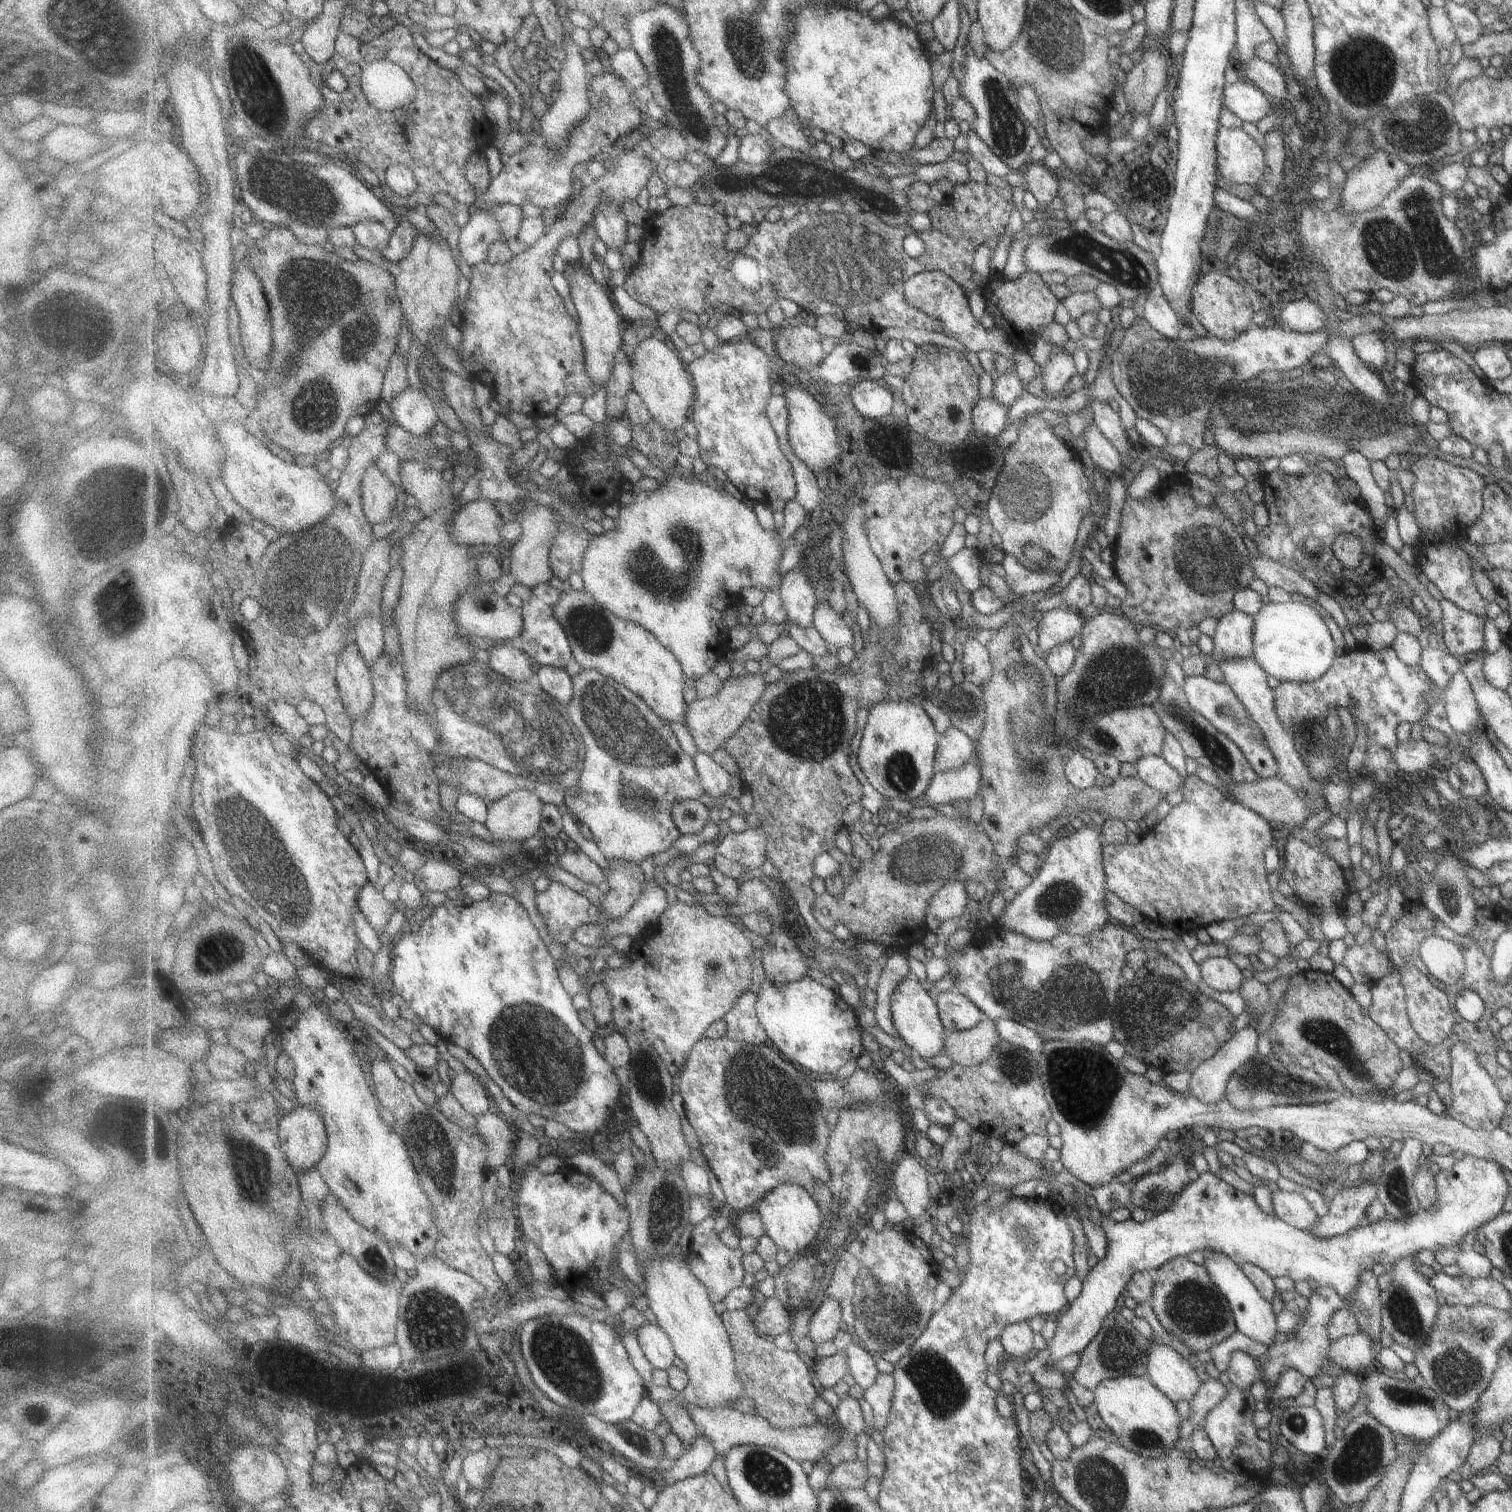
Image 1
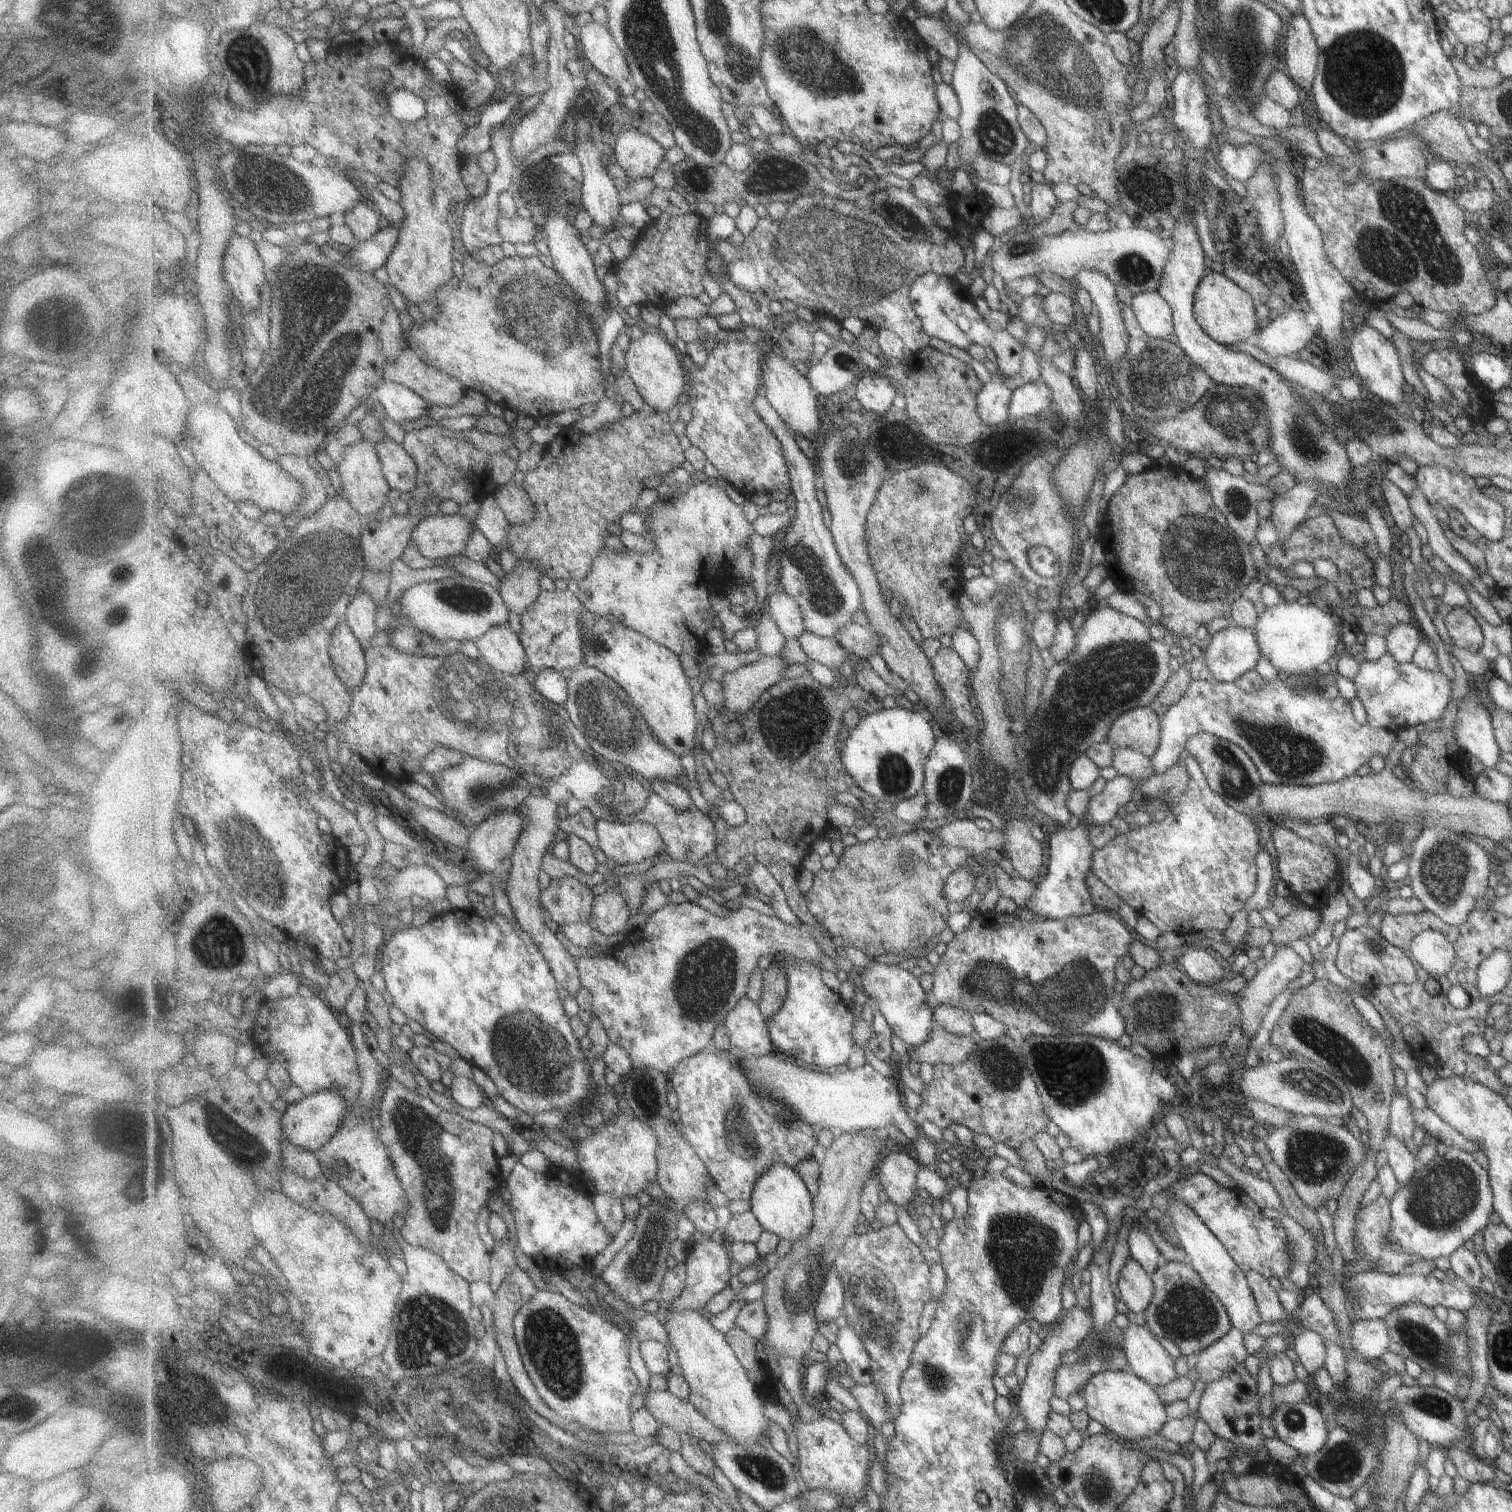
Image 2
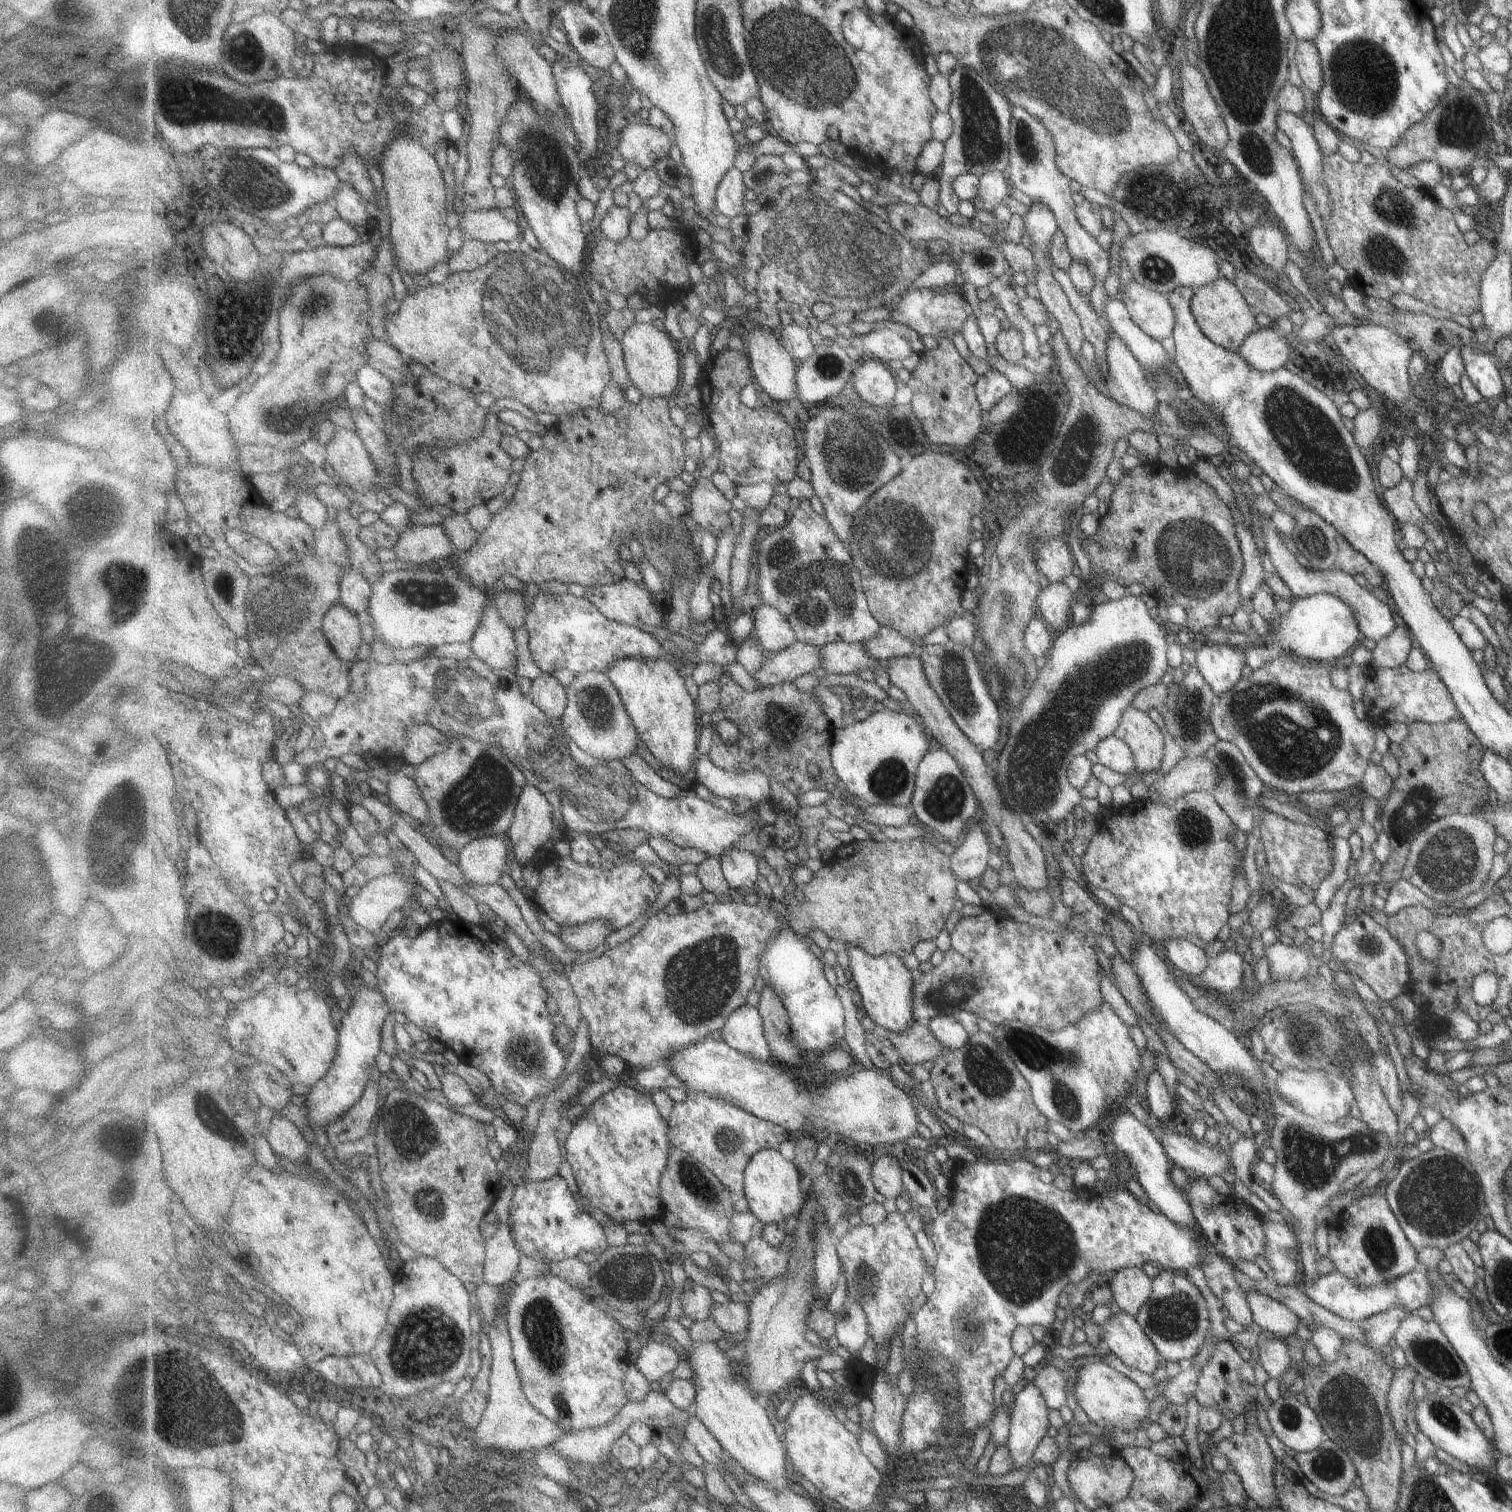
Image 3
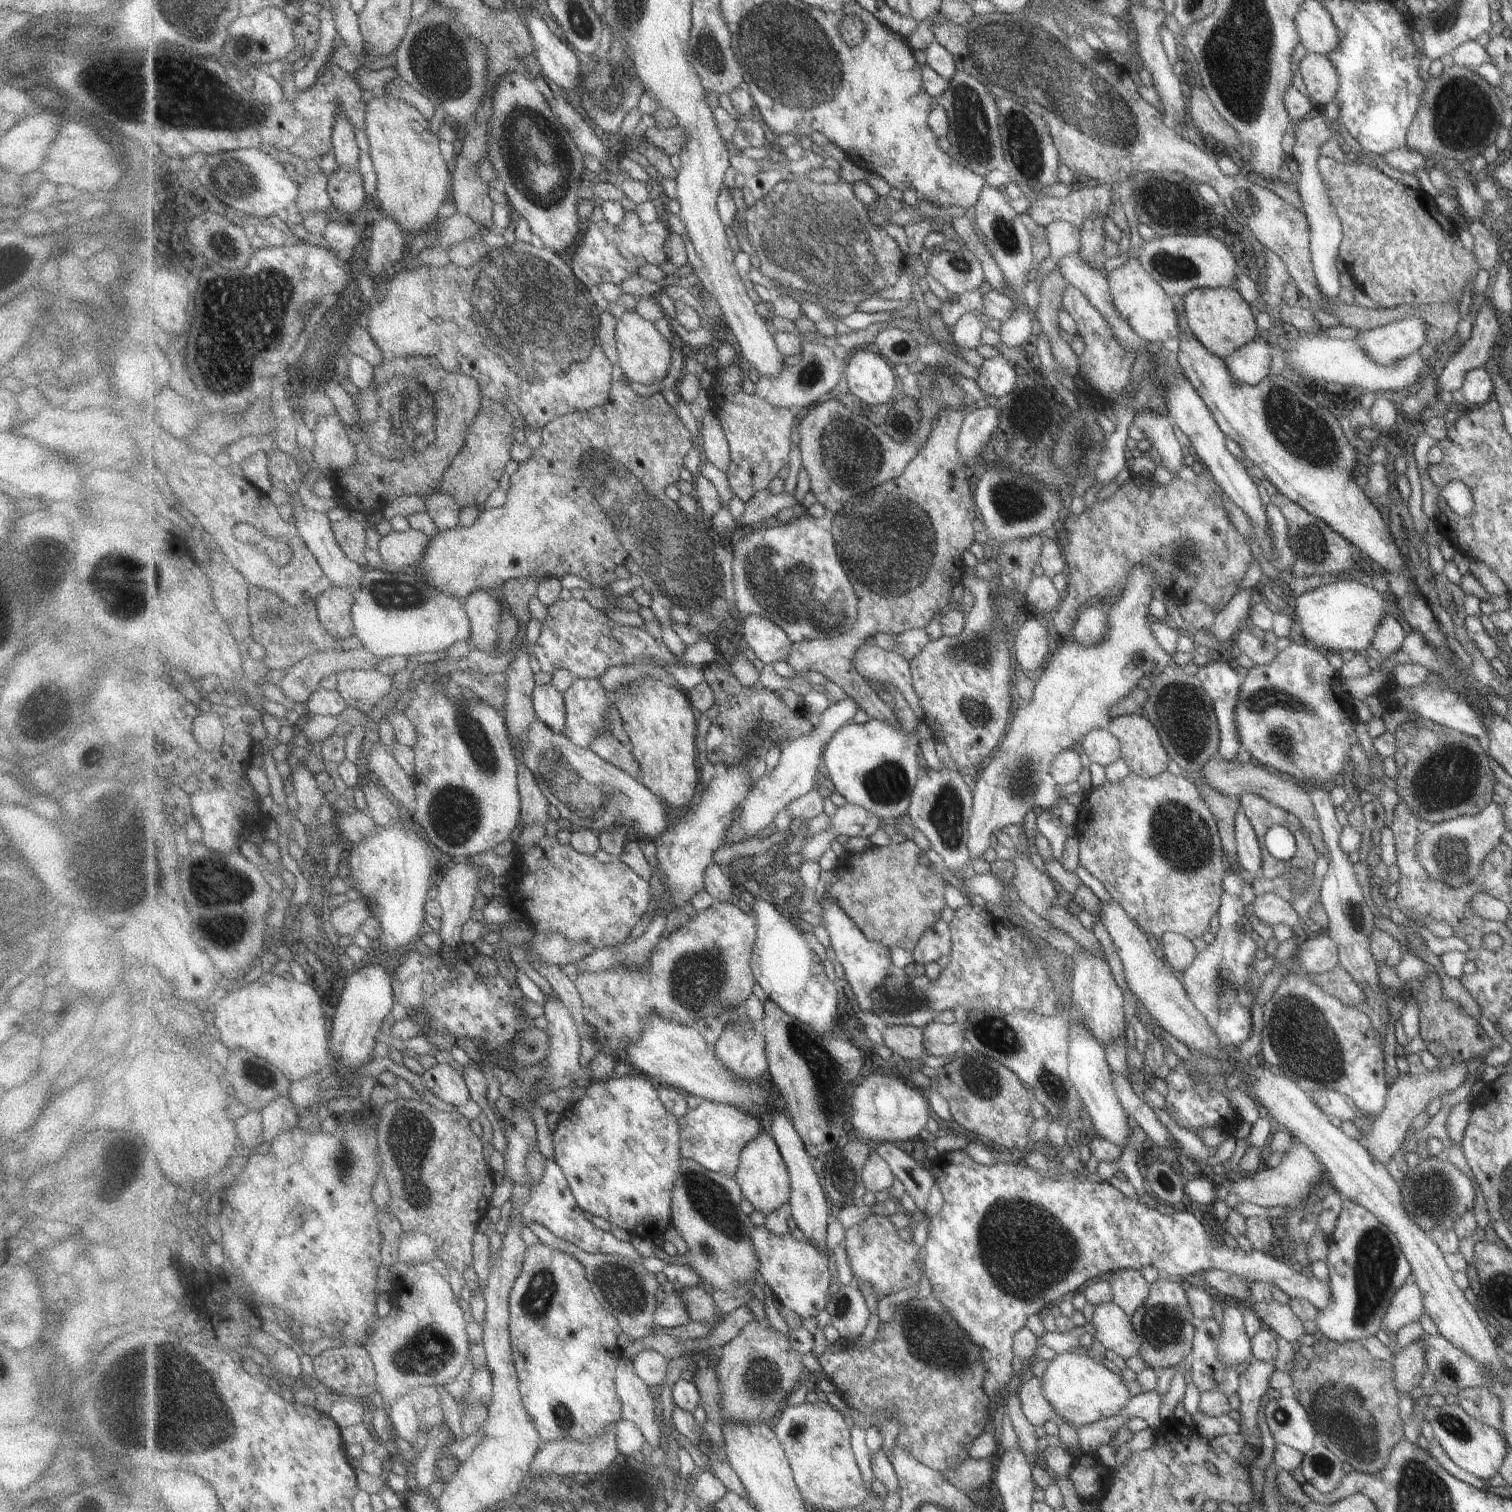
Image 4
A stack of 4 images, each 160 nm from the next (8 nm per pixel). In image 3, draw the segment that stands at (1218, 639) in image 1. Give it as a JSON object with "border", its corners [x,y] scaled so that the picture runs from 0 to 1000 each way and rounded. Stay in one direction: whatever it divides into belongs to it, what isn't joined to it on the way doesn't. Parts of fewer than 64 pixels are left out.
{"border":[[[791,424],[790,440],[804,461],[812,458],[820,450],[824,429]]]}

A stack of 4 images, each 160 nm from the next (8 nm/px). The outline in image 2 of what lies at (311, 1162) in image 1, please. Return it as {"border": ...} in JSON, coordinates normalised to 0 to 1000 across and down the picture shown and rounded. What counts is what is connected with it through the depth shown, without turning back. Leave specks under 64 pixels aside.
{"border":[[[216,720],[201,725],[198,729],[190,731],[187,739],[188,752],[195,758],[209,763],[224,749],[229,738],[229,727],[225,722]]]}

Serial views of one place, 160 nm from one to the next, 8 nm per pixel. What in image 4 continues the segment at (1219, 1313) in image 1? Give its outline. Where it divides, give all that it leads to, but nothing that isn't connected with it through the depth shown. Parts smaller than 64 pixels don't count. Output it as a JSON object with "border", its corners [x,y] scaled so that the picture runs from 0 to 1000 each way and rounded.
{"border":[[[771,846],[763,848],[756,862],[747,871],[748,878],[753,886],[752,896],[755,897],[757,902],[760,902],[763,907],[780,902],[781,899],[785,898],[788,893],[788,872],[783,851],[781,851],[780,849]]]}

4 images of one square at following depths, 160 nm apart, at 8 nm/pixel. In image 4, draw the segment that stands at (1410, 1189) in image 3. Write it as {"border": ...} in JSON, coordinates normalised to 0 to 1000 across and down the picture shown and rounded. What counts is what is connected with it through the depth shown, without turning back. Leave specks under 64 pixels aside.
{"border":[[[955,760],[950,765],[945,765],[939,767],[935,772],[930,772],[929,779],[925,782],[926,794],[931,804],[935,807],[942,815],[948,812],[954,813],[960,813],[961,808],[970,801],[973,801],[975,798],[976,787],[974,782],[966,775],[956,767],[957,761]]]}

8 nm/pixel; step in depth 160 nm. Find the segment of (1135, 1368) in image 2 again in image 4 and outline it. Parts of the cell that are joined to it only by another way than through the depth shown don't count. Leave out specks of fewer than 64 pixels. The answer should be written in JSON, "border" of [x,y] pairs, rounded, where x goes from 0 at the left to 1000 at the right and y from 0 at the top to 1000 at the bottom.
{"border":[[[736,861],[723,863],[722,885],[729,892],[737,894],[741,899],[750,897],[753,893],[753,886],[748,878],[745,869]]]}

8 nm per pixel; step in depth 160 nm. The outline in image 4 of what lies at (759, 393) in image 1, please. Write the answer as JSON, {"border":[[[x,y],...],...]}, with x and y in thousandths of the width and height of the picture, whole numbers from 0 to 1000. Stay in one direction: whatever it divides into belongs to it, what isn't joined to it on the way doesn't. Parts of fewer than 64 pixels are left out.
{"border":[[[487,237],[480,245],[474,243],[470,246],[467,250],[466,257],[470,263],[470,269],[474,274],[483,296],[483,308],[480,313],[482,321],[486,328],[490,331],[494,332],[503,324],[508,323],[510,319],[514,316],[515,311],[521,308],[521,302],[523,299],[523,286],[524,286],[526,276],[522,270],[512,269],[500,262],[499,260],[496,261],[492,259],[490,252],[488,251],[490,247],[491,247],[491,245],[490,245]]]}

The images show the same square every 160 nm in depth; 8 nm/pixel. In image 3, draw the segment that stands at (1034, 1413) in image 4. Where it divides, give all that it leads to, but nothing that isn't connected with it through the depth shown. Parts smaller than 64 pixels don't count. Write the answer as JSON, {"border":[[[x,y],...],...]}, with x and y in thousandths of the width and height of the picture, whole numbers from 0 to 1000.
{"border":[[[693,902],[687,907],[683,913],[691,925],[692,932],[700,932],[706,928],[707,921],[706,921],[706,910],[703,907]]]}

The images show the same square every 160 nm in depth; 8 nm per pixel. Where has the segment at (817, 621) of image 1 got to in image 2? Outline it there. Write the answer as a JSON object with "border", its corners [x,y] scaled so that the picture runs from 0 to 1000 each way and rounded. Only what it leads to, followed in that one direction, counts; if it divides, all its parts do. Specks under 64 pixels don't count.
{"border":[[[563,411],[558,417],[555,417],[555,419],[552,422],[562,433],[565,433],[571,437],[574,437],[577,433],[582,432],[581,421],[579,419],[579,417],[576,414],[568,414],[568,413]]]}

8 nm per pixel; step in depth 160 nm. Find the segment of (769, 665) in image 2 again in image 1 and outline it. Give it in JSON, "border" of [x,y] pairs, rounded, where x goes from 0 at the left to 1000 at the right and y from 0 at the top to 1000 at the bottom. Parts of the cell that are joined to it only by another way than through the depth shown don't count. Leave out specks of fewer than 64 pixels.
{"border":[[[493,444],[489,448],[483,447],[479,450],[479,454],[473,461],[460,462],[455,467],[452,479],[458,487],[461,497],[469,499],[475,498],[491,482],[509,454],[505,447],[506,445],[503,444],[501,446]]]}

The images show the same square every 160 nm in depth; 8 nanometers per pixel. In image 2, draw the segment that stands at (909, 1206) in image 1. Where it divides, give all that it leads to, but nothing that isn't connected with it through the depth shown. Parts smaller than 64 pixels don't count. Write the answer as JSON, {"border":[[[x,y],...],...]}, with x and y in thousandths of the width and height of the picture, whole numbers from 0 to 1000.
{"border":[[[597,761],[583,766],[579,773],[580,780],[589,794],[595,798],[606,794],[606,778],[610,772],[608,768]]]}

